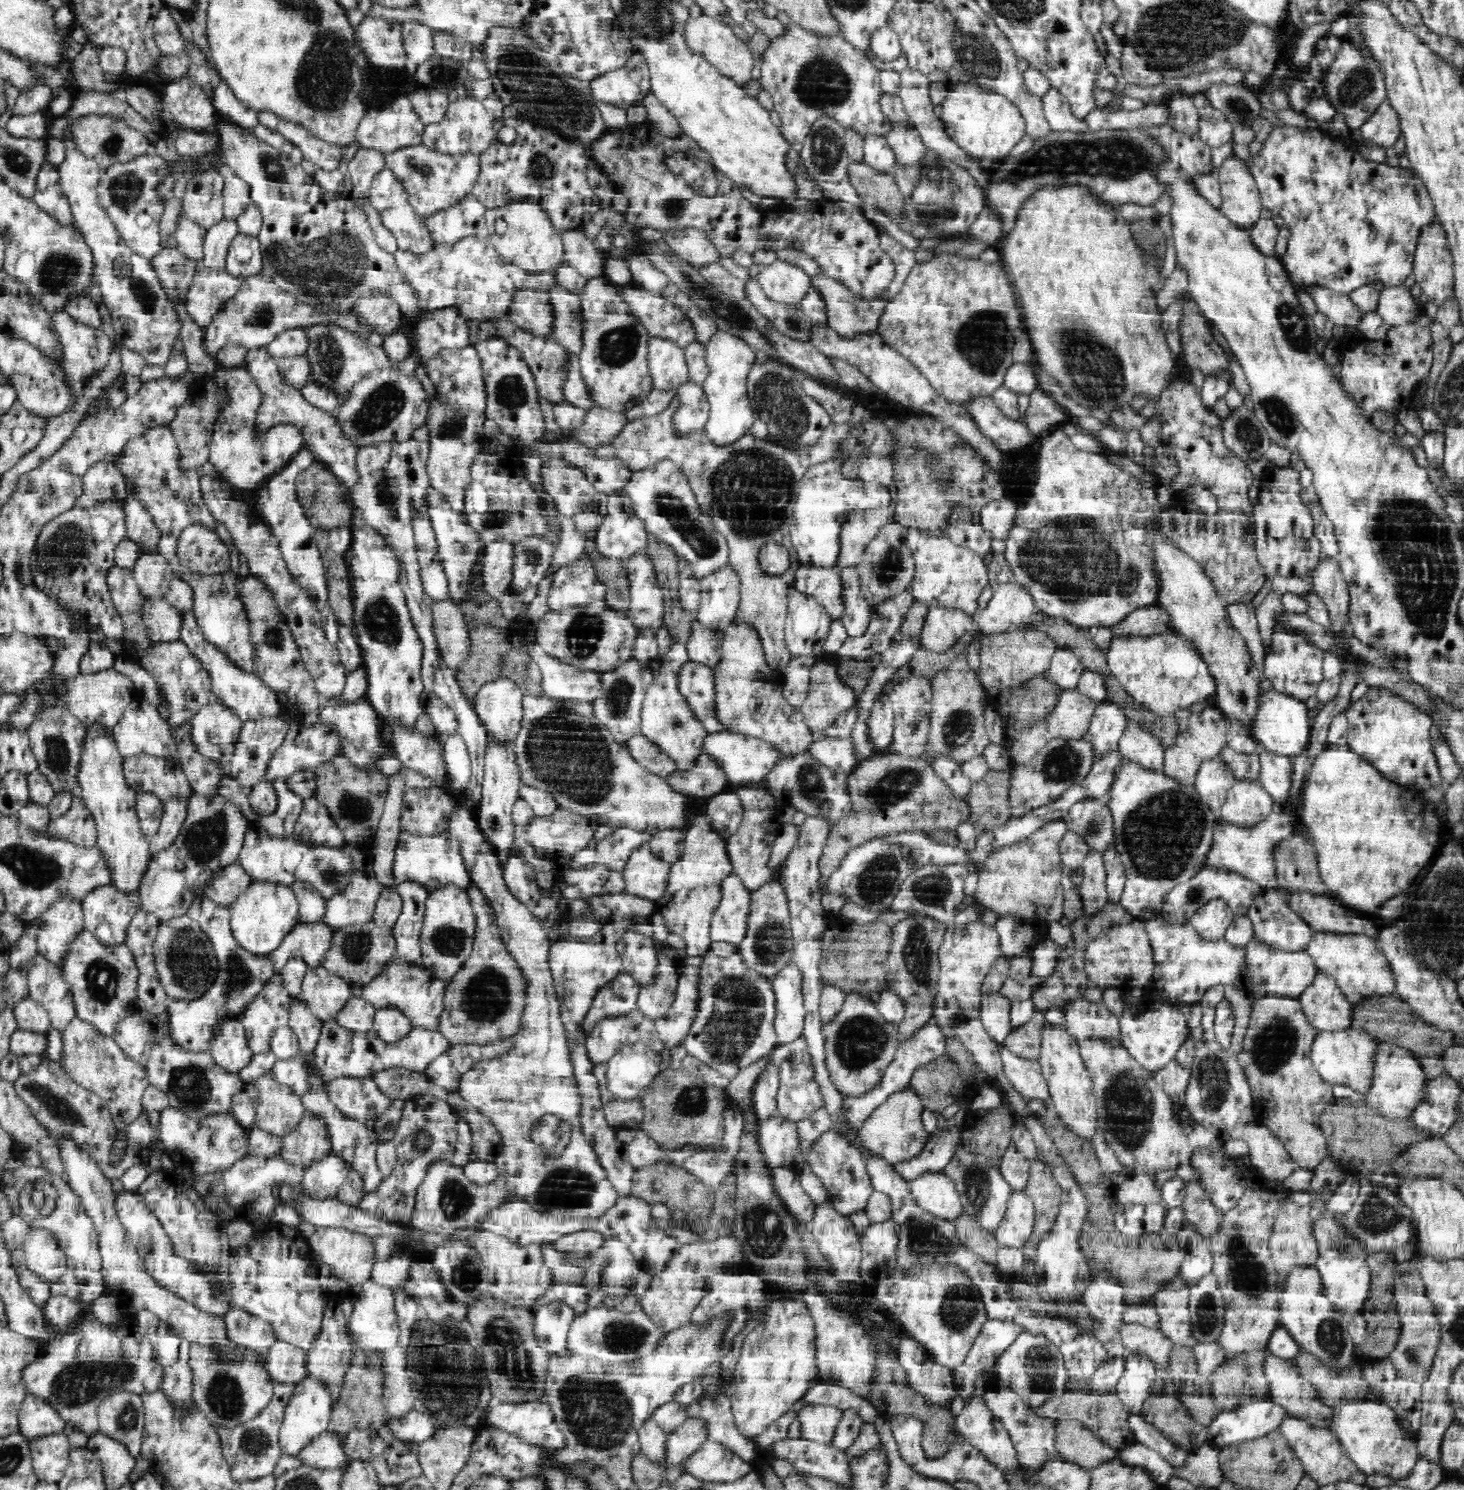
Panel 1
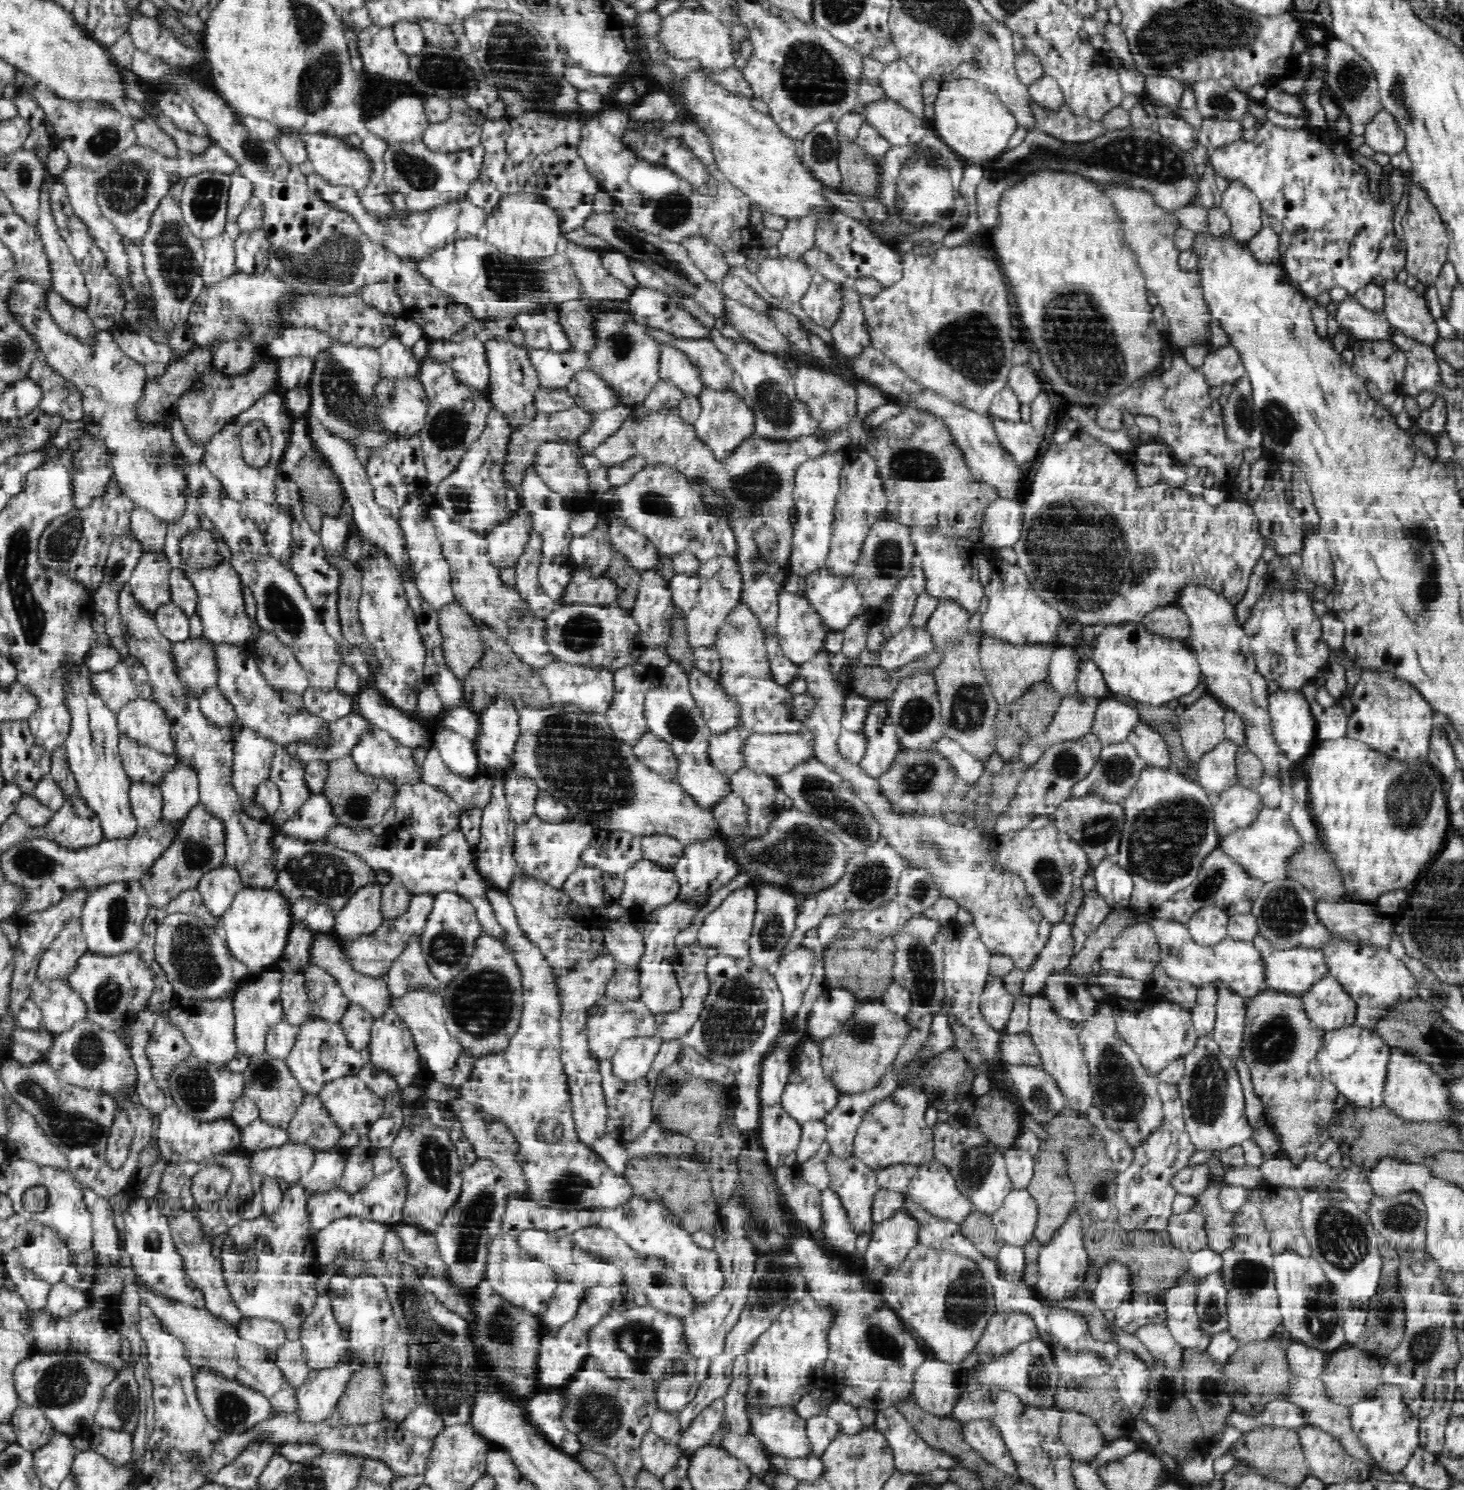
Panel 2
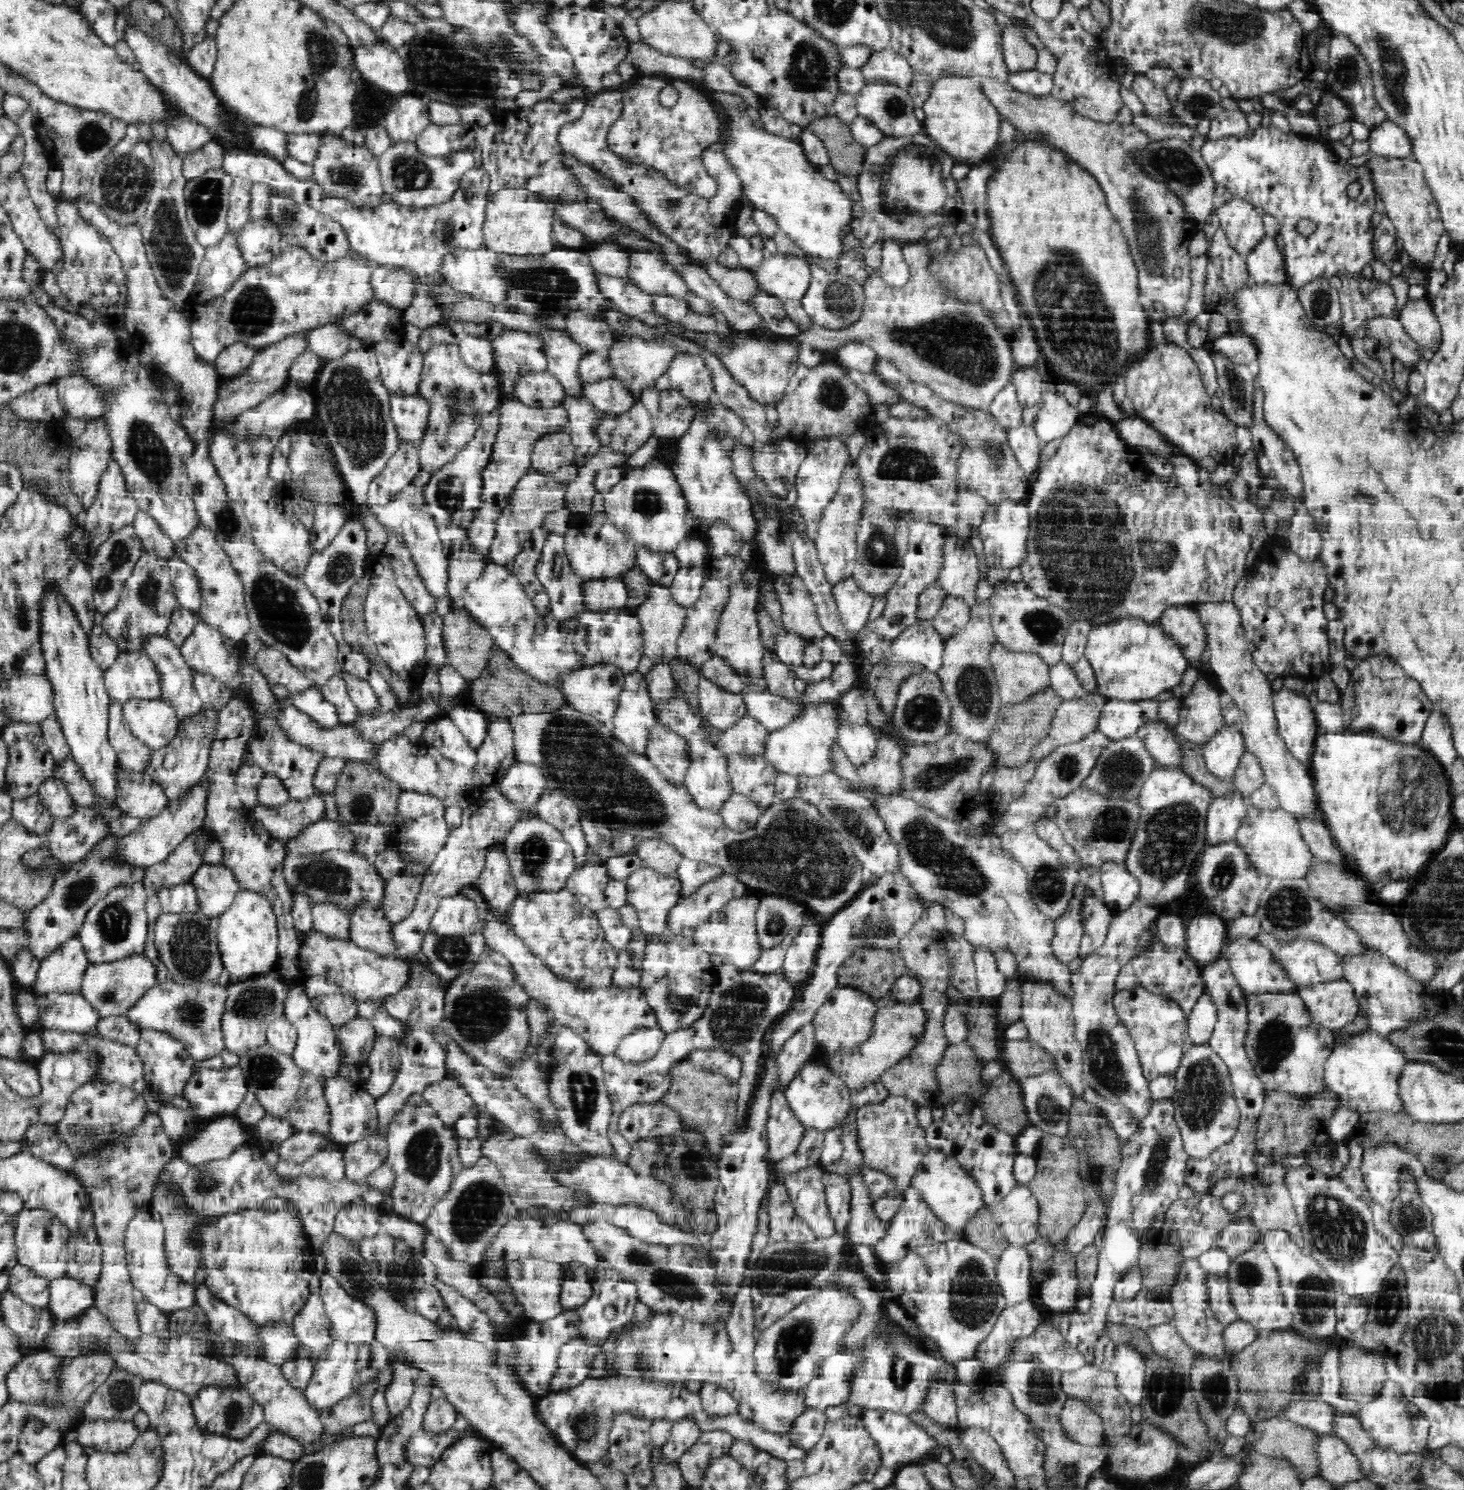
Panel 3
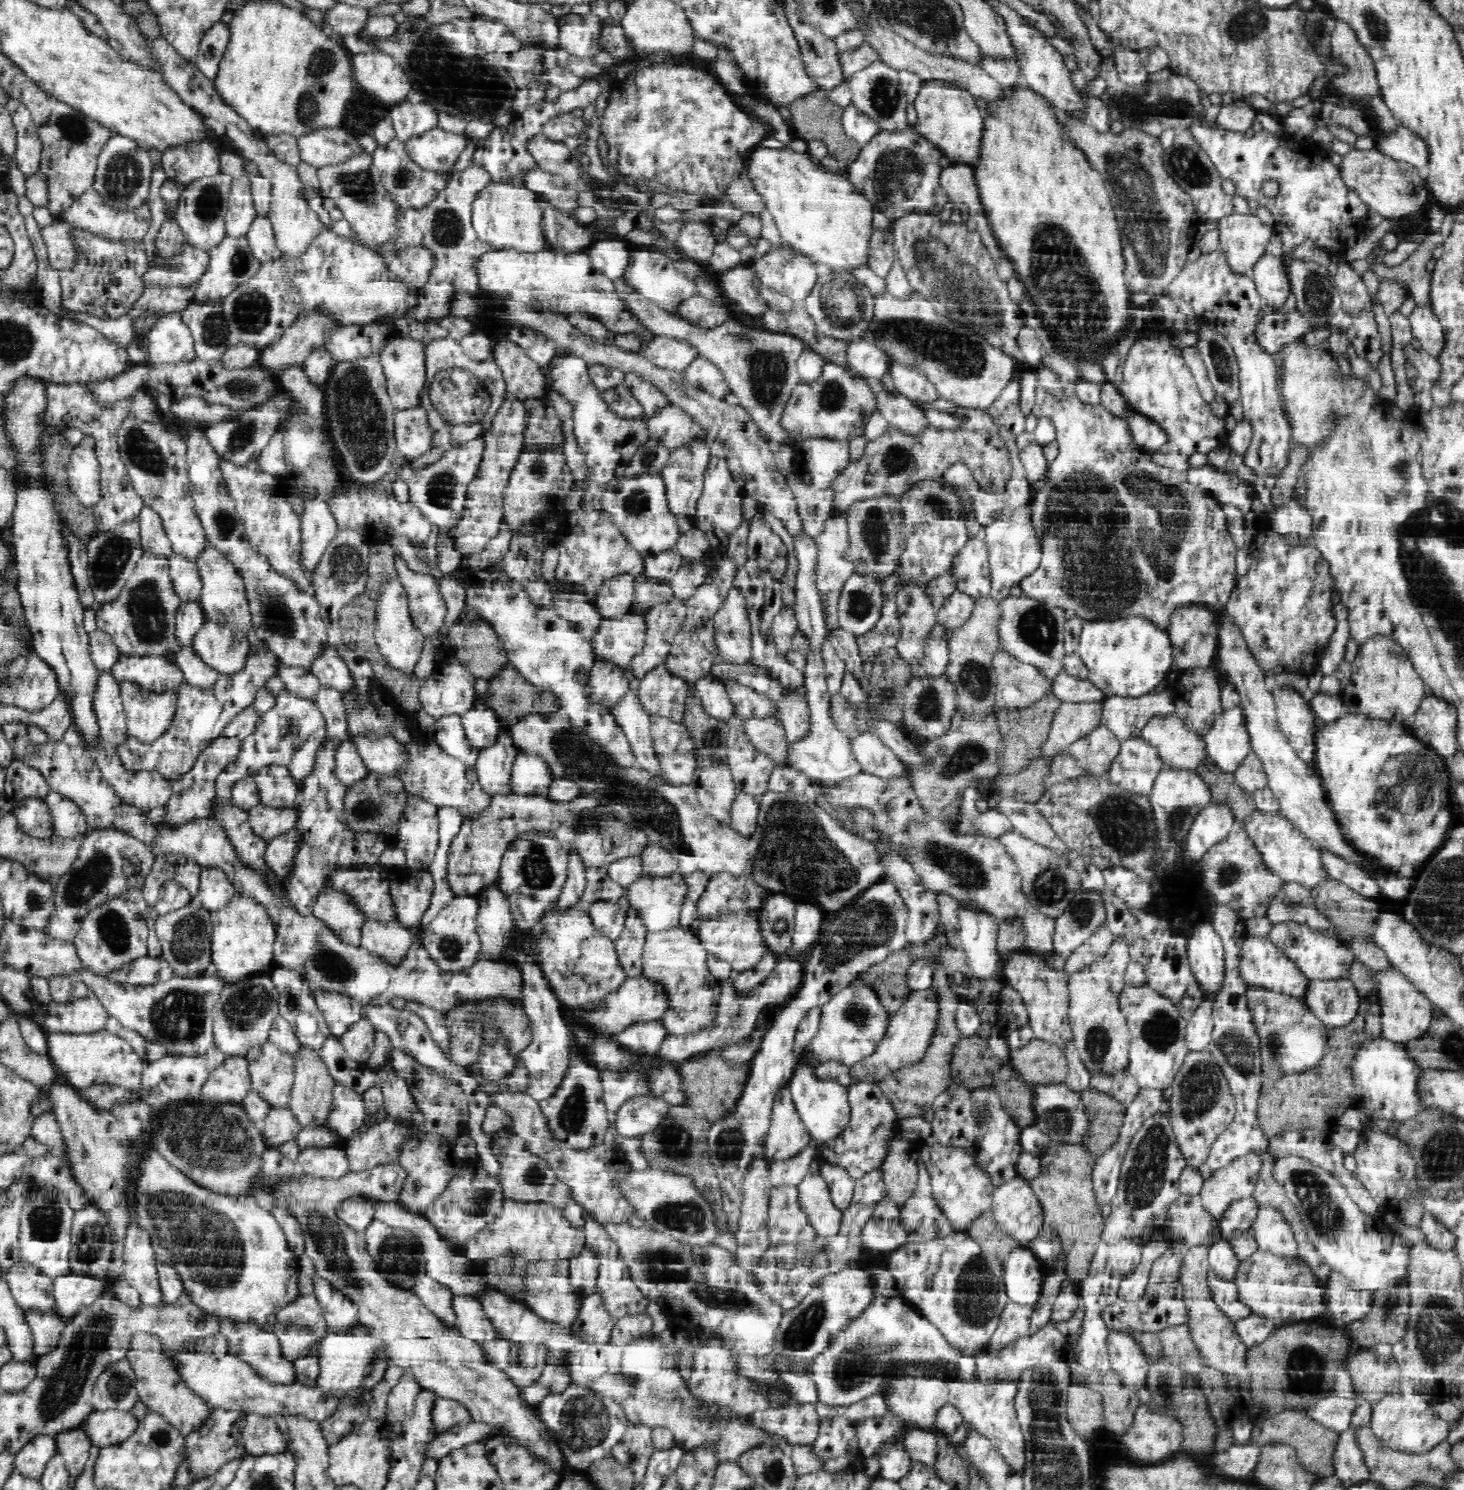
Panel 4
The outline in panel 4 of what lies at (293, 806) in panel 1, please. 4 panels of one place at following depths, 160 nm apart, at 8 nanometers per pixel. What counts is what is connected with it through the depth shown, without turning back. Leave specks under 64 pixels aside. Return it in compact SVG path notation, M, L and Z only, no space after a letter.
M286 688L275 697L274 708L260 714L258 726L242 742L242 748L234 763L217 777L215 802L230 800L233 786L240 778L254 777L266 767L278 766L286 769L294 779L298 792L305 788L305 781L315 772L319 755L330 738L326 717L322 716L314 698L300 697Z

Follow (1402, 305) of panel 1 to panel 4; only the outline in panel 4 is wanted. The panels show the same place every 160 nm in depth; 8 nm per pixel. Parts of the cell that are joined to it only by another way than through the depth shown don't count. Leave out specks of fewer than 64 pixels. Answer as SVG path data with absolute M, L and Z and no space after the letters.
M1415 305L1408 323L1414 340L1420 342L1421 350L1437 357L1444 346L1444 332L1431 305Z

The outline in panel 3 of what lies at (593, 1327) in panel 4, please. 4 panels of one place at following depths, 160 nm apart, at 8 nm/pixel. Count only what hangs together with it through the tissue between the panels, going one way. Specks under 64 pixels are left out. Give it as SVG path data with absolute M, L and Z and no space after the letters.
M574 1340L563 1347L558 1372L552 1380L552 1392L564 1390L580 1384L591 1376L592 1364L596 1356L594 1347L586 1342Z

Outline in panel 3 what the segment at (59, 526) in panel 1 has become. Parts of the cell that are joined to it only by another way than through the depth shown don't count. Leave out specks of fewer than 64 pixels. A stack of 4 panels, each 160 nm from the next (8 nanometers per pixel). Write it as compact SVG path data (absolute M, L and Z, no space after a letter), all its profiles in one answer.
M110 460L108 468L100 478L99 489L92 506L73 516L70 534L66 535L66 544L69 546L71 556L89 567L96 556L96 550L108 542L112 534L119 532L124 526L132 525L138 510L137 502L127 491L120 467Z

